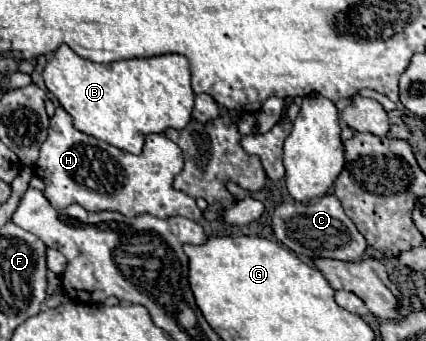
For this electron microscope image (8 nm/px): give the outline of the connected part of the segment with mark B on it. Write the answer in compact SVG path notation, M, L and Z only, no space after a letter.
M62 44L54 58L46 64L44 72L46 88L58 98L60 106L74 118L74 126L98 140L104 140L124 152L140 154L144 138L154 132L164 132L166 128L182 128L192 118L194 92L190 88L190 66L180 54L162 54L154 58L132 58L112 64L96 64L80 58L72 48Z

